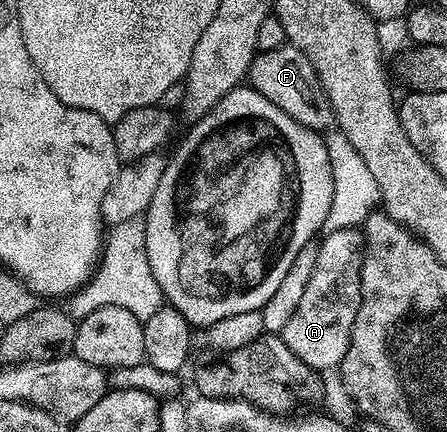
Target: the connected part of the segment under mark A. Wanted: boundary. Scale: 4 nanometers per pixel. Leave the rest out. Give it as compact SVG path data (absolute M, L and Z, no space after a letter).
M340 227L337 231L326 234L318 242L317 267L313 267L313 275L309 275L309 283L305 283L305 292L297 311L293 311L293 319L285 323L282 339L290 351L297 355L311 369L324 371L334 370L345 359L345 351L351 342L353 323L357 319L357 311L361 307L361 267L363 266L363 234L358 228Z

